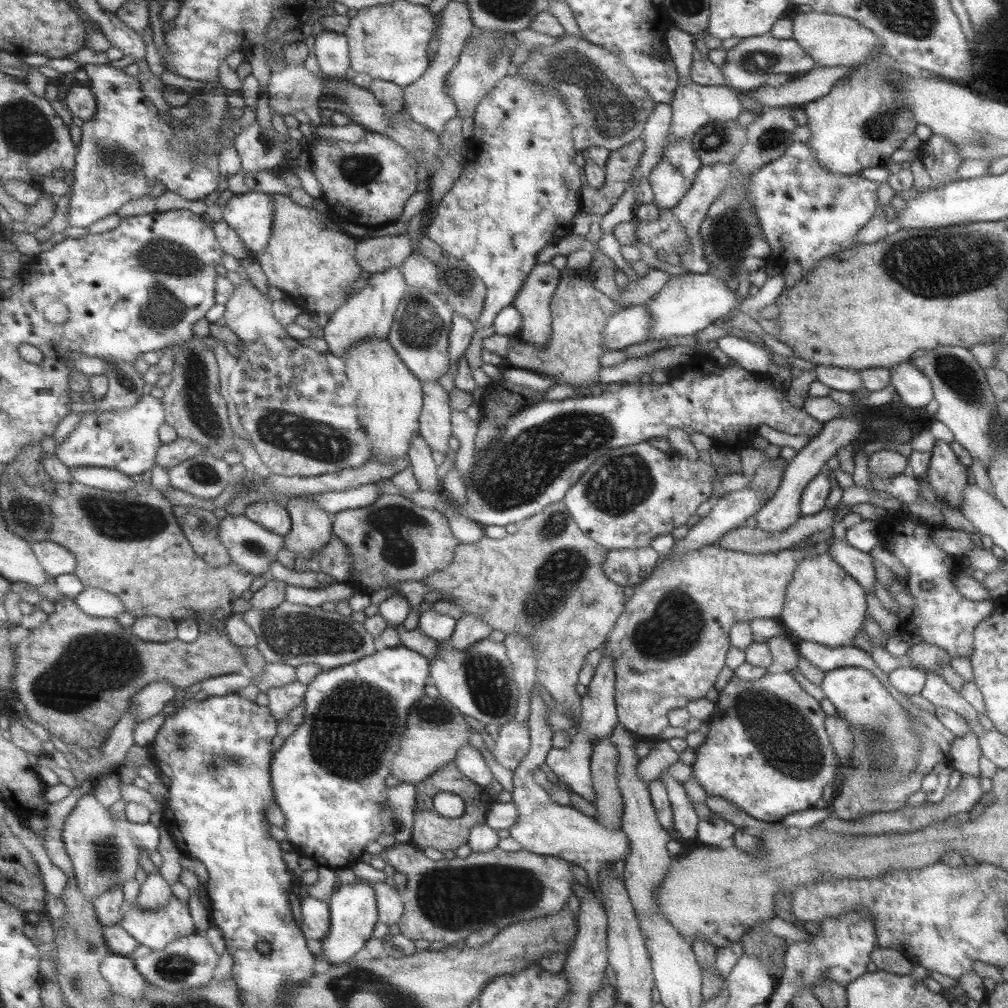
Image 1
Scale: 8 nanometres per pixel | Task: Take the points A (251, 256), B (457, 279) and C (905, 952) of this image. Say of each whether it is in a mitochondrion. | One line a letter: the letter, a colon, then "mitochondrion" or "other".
A: other
B: mitochondrion
C: other

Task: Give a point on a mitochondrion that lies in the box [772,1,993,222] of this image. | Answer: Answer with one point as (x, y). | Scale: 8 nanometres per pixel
(880, 125)

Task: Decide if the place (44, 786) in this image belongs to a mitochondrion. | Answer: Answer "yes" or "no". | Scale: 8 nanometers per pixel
no

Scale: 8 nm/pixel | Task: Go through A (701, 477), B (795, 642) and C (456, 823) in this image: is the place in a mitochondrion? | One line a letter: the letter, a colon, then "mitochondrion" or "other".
A: other
B: other
C: other

